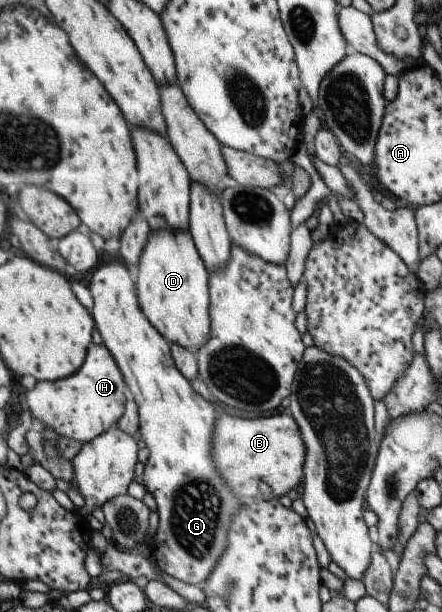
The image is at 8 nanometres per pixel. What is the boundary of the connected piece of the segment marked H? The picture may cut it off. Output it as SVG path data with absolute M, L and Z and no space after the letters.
M99 344L91 346L86 356L86 362L83 363L79 372L68 376L66 379L56 381L37 380L32 389L25 390L24 395L26 396L28 410L31 412L34 421L40 423L40 427L44 425L63 438L85 444L117 426L126 411L126 402L130 397L128 388L126 377L122 373L122 369L119 368L118 361L115 360L110 349L104 344Z

